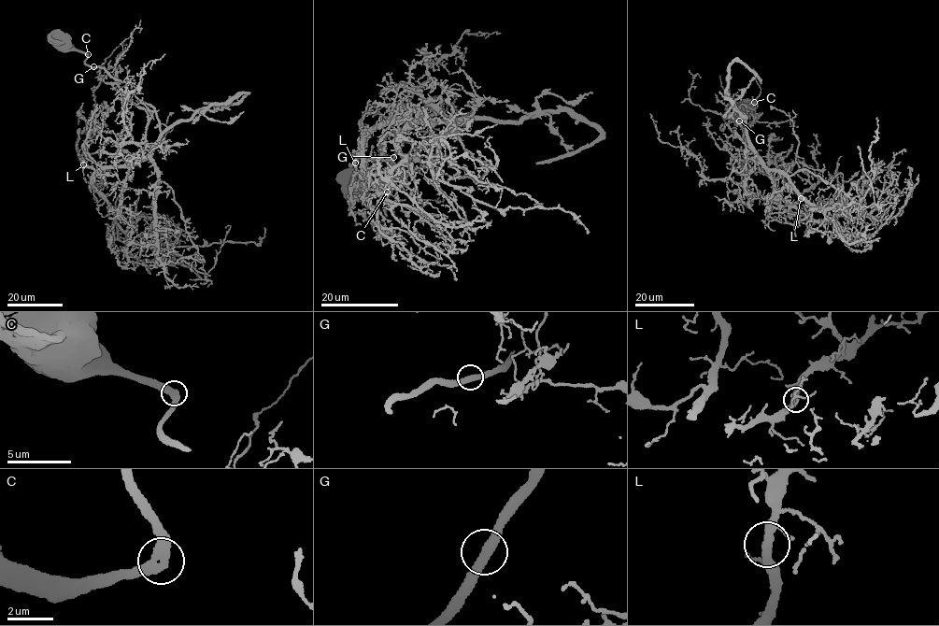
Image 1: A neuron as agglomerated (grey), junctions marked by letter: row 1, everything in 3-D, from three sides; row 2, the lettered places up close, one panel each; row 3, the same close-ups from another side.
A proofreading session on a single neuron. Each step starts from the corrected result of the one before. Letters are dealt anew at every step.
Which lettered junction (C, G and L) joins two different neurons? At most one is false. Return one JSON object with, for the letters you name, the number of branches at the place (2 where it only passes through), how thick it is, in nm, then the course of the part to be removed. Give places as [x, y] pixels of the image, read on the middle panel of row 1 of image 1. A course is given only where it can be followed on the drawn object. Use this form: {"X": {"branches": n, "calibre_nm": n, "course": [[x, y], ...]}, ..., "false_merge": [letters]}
{"false_merge": []}

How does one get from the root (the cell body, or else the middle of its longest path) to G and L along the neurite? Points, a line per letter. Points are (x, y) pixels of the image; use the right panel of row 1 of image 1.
G: (746, 106), (745, 107), (746, 102), (755, 102), (748, 117), (739, 120)
L: (746, 106), (755, 102), (748, 117), (720, 129), (724, 123), (735, 130), (766, 166), (777, 206), (801, 198)

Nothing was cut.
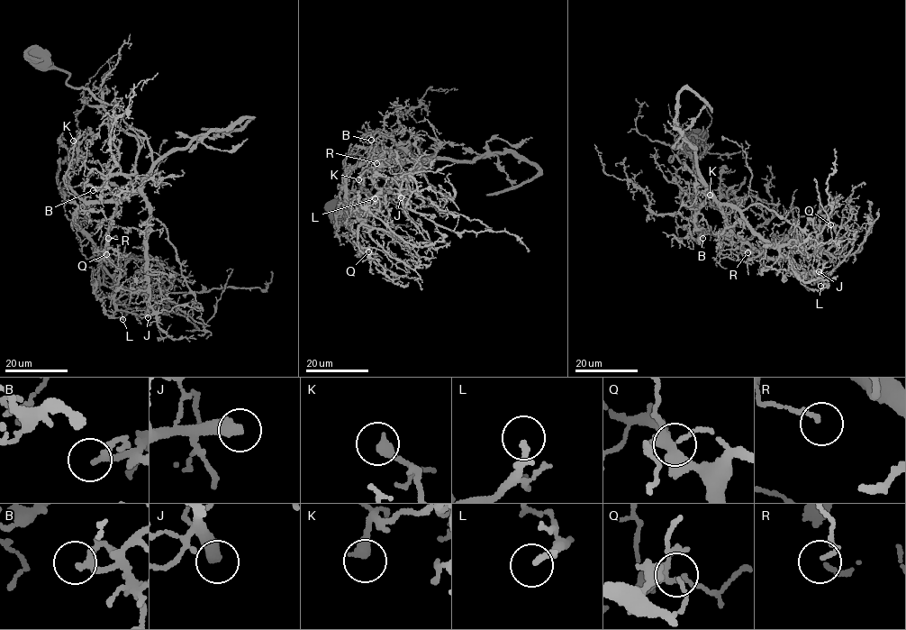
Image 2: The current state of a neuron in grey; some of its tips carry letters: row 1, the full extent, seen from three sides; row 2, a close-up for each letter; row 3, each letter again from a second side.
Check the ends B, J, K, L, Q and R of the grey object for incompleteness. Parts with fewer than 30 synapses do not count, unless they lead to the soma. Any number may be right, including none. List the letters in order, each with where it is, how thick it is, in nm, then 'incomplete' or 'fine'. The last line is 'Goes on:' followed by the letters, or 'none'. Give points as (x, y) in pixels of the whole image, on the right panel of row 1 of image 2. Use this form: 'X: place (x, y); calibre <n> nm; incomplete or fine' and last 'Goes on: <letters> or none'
B: place (702, 238); calibre 170 nm; fine
J: place (819, 271); calibre 440 nm; incomplete
K: place (710, 195); calibre 320 nm; fine
L: place (820, 286); calibre 240 nm; fine
Q: place (830, 224); calibre 110 nm; fine
R: place (747, 252); calibre 120 nm; fine
Goes on: J

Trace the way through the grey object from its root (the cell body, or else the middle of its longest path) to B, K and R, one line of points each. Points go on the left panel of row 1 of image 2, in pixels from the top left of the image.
B: (41, 58), (68, 74), (66, 84), (117, 104), (125, 122), (147, 138), (134, 173), (112, 176), (93, 190)
K: (41, 58), (117, 104), (153, 166), (127, 195), (85, 201), (66, 178), (73, 141)
R: (41, 58), (68, 74), (66, 84), (117, 104), (149, 143), (153, 166), (119, 204), (108, 238)

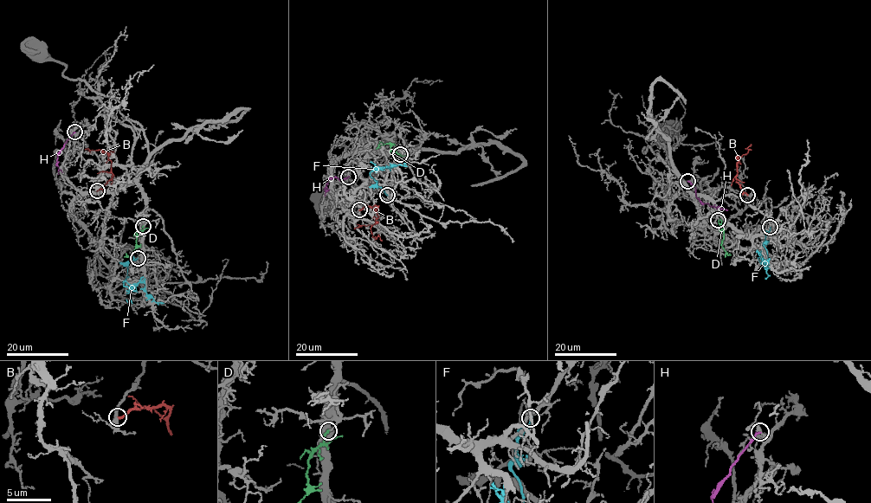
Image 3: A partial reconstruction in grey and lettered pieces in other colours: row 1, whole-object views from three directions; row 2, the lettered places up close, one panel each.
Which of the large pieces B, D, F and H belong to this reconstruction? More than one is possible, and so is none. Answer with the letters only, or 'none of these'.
D

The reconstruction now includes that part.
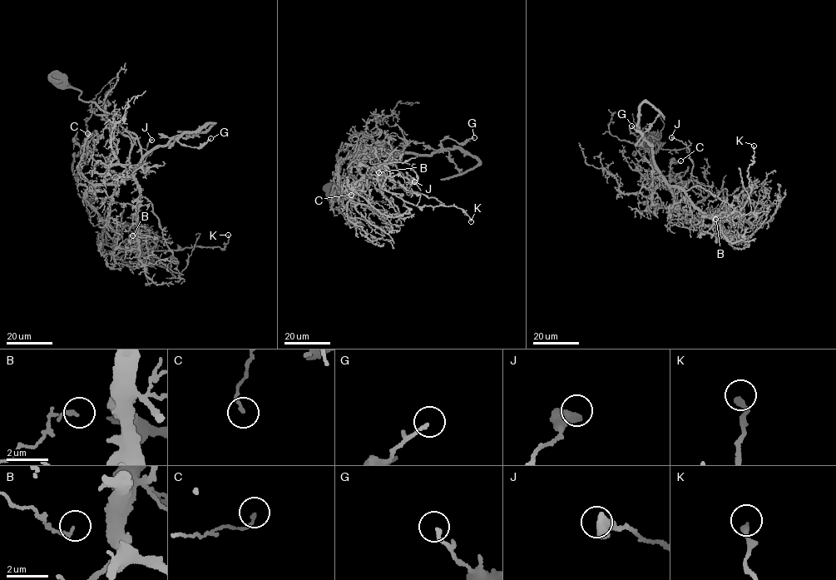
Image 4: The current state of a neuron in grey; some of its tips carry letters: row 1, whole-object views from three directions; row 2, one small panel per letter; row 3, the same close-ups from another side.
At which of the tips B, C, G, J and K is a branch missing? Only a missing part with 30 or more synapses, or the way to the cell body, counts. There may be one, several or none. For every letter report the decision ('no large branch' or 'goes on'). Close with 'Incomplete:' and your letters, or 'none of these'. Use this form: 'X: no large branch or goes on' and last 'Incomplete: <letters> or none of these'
B: no large branch
C: no large branch
G: no large branch
J: no large branch
K: no large branch
Incomplete: none of these

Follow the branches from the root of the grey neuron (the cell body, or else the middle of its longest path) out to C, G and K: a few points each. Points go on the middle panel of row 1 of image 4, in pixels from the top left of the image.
C: (334, 195), (351, 196), (349, 185), (370, 155), (403, 149), (344, 158), (338, 174), (358, 180), (351, 195)
G: (334, 195), (351, 196), (349, 185), (370, 155), (429, 155), (445, 138), (474, 137)
K: (334, 195), (351, 196), (370, 155), (403, 149), (379, 185), (418, 206), (456, 205), (471, 221)

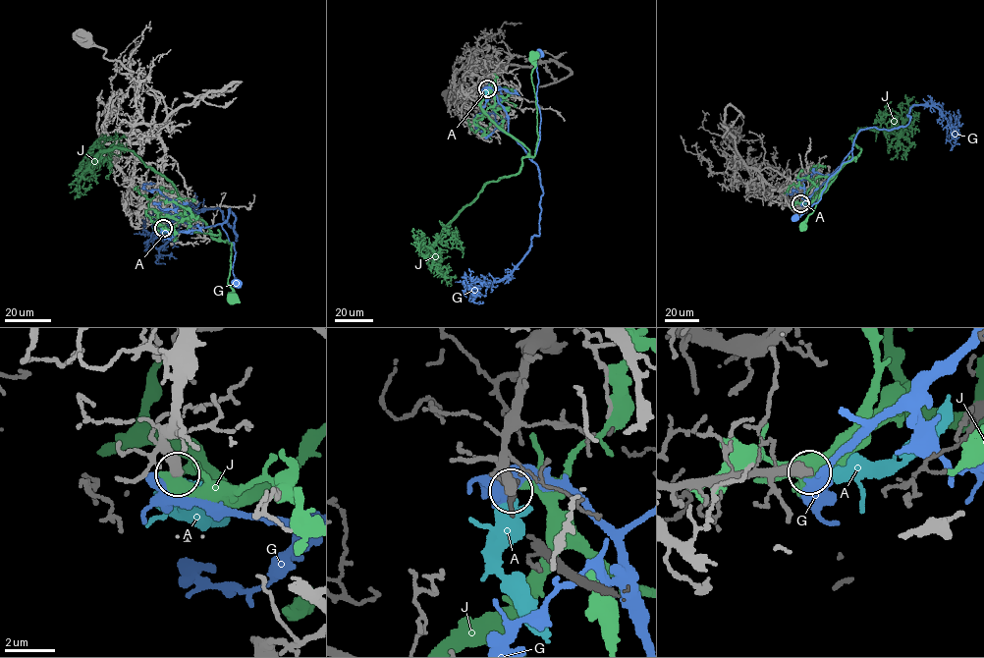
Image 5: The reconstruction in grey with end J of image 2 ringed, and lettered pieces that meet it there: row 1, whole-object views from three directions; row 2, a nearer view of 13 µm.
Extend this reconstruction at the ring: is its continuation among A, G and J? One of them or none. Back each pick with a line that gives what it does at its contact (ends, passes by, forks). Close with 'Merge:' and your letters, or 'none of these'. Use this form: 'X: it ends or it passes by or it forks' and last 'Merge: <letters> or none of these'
Merge: none of these

